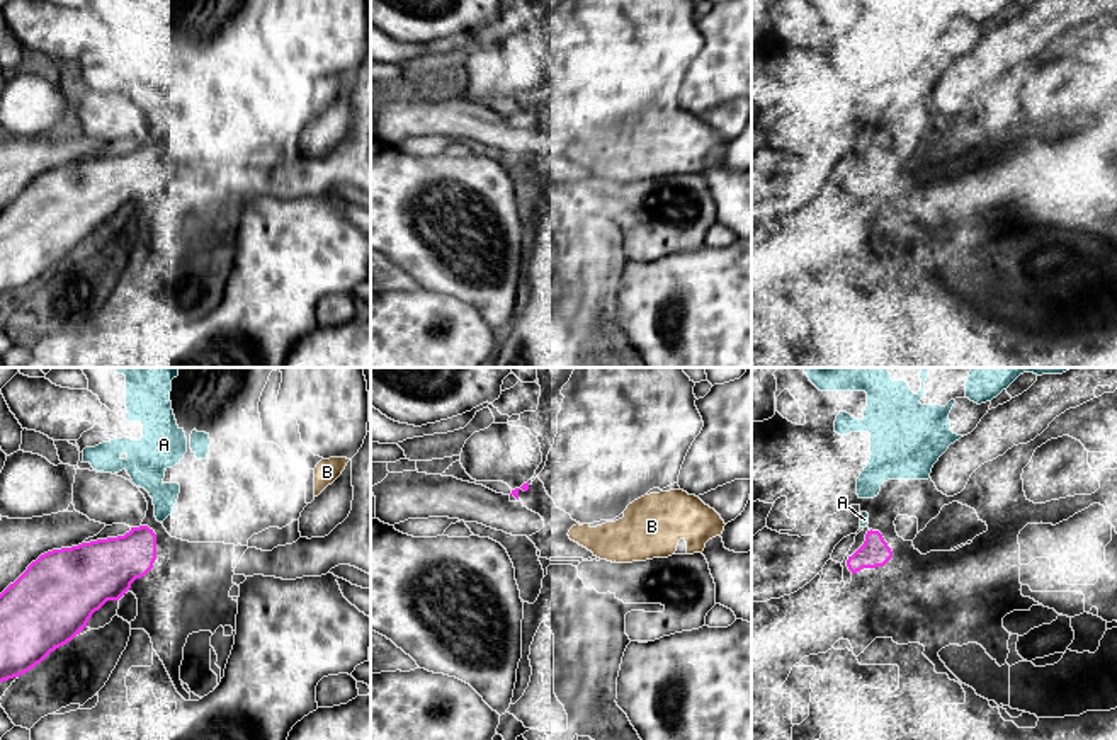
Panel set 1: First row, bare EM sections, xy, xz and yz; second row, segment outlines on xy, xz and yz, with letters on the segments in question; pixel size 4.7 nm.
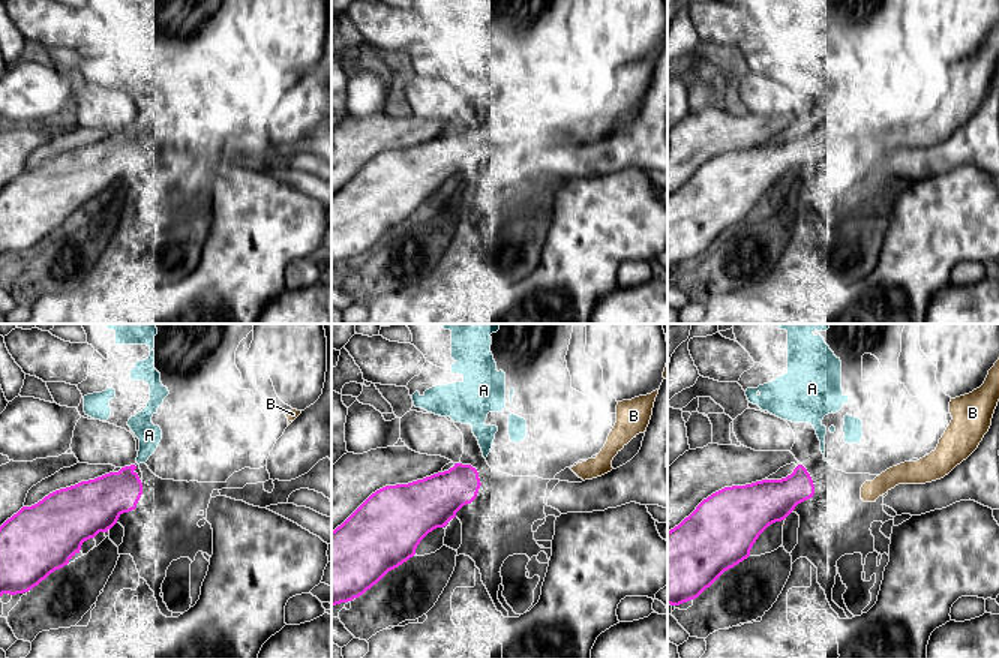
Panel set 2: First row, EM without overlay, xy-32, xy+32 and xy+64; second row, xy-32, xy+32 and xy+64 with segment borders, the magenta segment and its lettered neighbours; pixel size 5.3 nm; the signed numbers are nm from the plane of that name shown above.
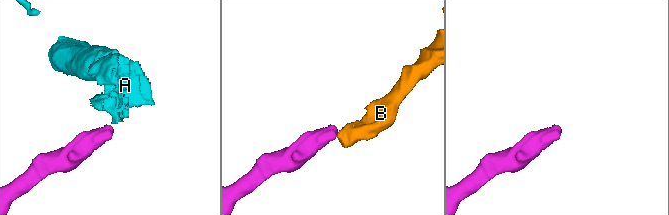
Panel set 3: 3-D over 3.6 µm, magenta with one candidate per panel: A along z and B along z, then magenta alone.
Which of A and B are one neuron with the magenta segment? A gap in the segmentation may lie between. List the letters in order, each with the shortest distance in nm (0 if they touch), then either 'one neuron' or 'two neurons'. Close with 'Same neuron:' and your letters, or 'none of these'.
A: 30 nm | two neurons
B: 280 nm | one neuron
Same neuron: B

